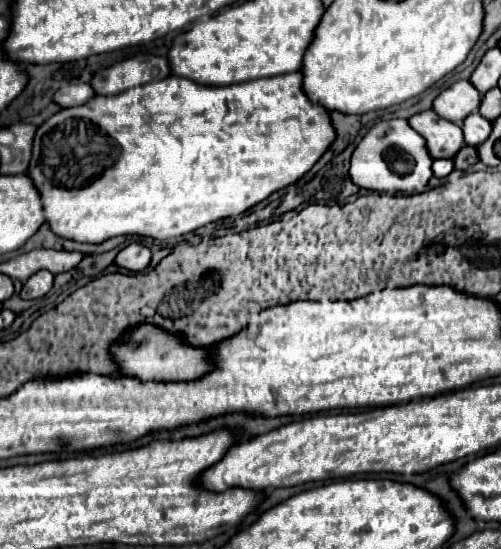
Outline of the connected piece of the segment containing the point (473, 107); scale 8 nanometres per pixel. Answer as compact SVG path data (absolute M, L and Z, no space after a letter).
M458 80L434 100L434 110L456 124L460 124L468 114L476 112L480 104L480 94L468 80Z

